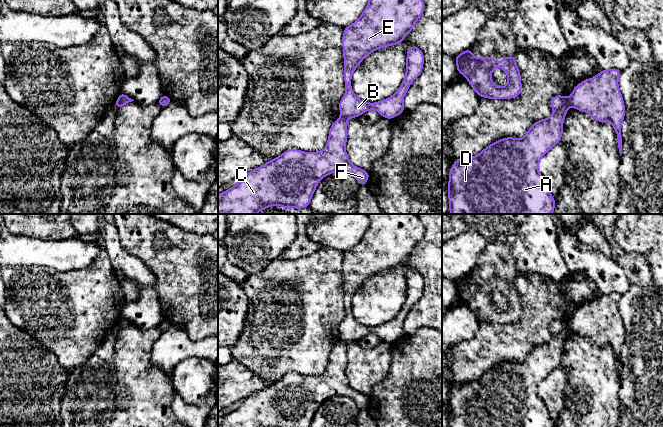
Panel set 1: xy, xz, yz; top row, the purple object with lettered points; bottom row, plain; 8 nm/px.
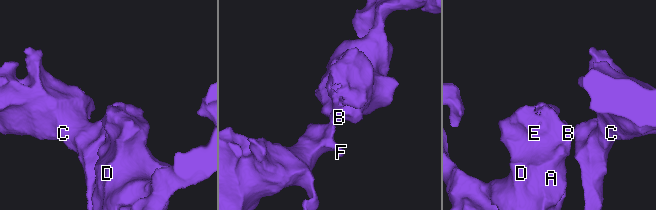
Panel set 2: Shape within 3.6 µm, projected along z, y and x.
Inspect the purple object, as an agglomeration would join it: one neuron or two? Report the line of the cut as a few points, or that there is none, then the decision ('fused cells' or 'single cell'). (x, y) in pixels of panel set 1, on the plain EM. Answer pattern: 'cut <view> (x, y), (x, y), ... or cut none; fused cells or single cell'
cut yz (568, 323), (570, 329); fused cells

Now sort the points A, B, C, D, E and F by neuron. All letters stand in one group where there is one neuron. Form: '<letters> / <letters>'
A B D E / C F

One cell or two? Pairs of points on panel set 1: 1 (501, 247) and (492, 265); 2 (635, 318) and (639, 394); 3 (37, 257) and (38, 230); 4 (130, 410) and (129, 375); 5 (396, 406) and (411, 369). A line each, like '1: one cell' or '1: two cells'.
1: one cell
2: one cell
3: two cells
4: one cell
5: one cell

